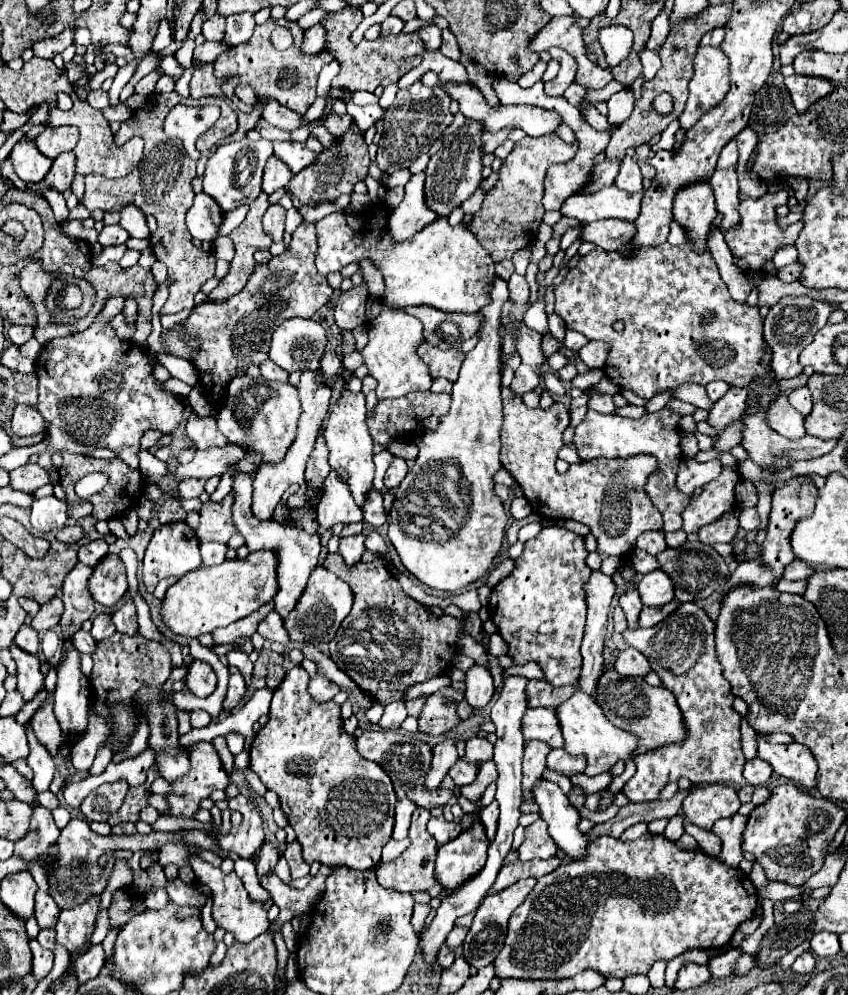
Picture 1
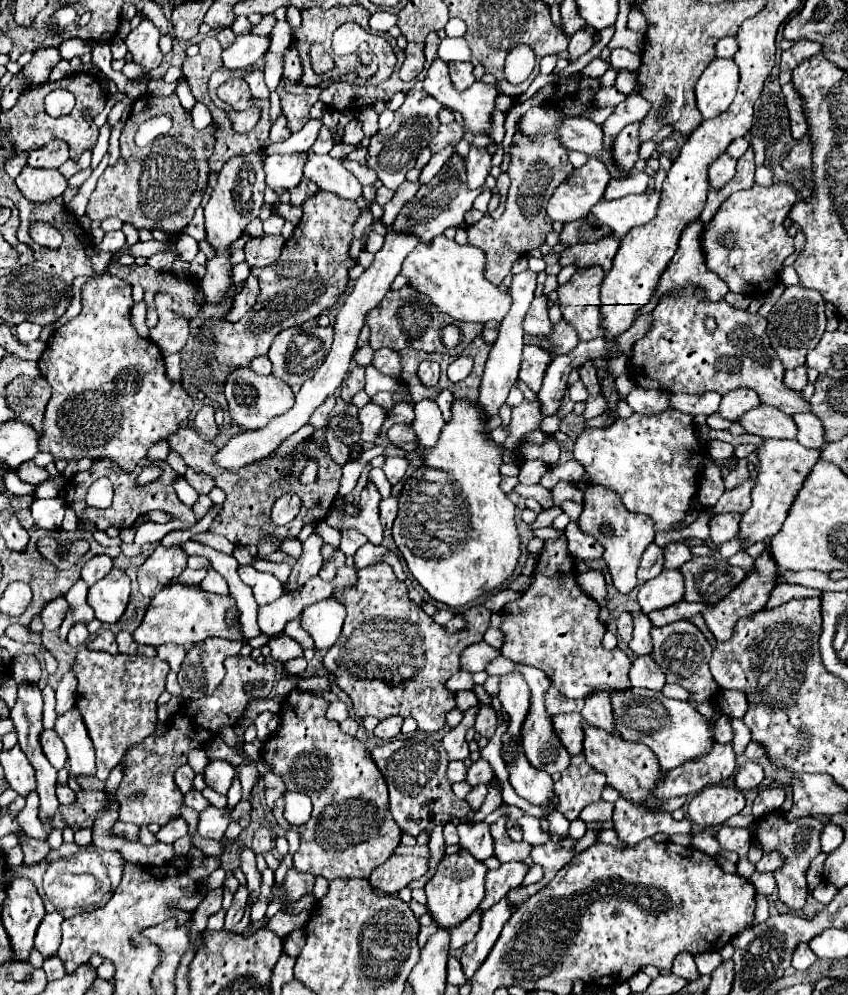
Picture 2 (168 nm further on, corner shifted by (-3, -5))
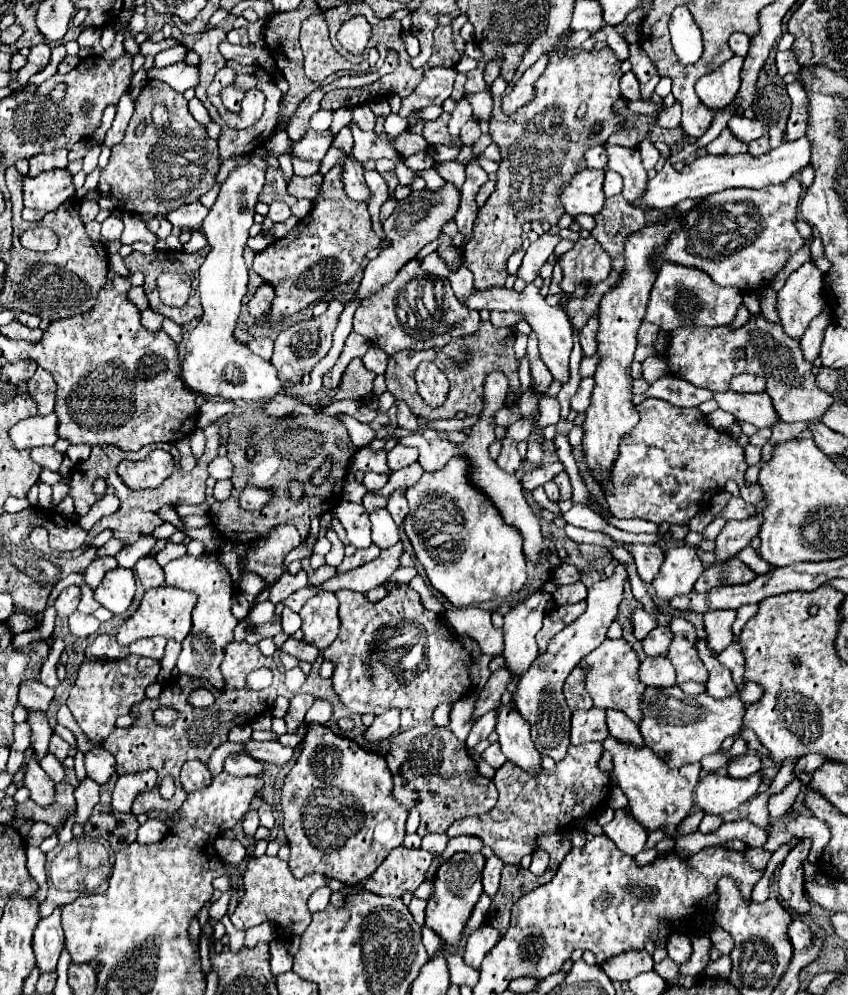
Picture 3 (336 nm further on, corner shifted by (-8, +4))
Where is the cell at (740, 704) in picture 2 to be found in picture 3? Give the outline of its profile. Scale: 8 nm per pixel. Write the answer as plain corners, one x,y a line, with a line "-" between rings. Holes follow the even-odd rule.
748,682
746,688
742,690
742,698
744,698
746,704
754,704
754,702
760,700
762,696
764,696
764,688
762,688
760,684
752,684
752,682

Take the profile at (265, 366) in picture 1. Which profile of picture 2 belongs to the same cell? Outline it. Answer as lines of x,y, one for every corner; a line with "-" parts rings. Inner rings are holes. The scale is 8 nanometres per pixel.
255,357
253,363
251,363
251,369
257,375
271,375
271,361
269,361
269,357

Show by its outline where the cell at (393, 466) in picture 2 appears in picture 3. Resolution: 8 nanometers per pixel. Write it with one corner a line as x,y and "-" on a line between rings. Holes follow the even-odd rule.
396,444
390,452
388,452
388,466
390,470
400,470
404,466
410,466
418,460
418,450
404,446
404,444

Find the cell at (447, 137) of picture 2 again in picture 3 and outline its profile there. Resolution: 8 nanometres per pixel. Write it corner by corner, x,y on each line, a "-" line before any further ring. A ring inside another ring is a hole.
442,112
440,118
432,120
432,122
424,122
424,124
416,124
416,126
410,126
408,130
412,134
418,134
422,136
430,146
436,146
436,144
444,144
449,147
462,147
461,140
454,142
450,138
450,132
448,132
448,120
450,120
450,114

